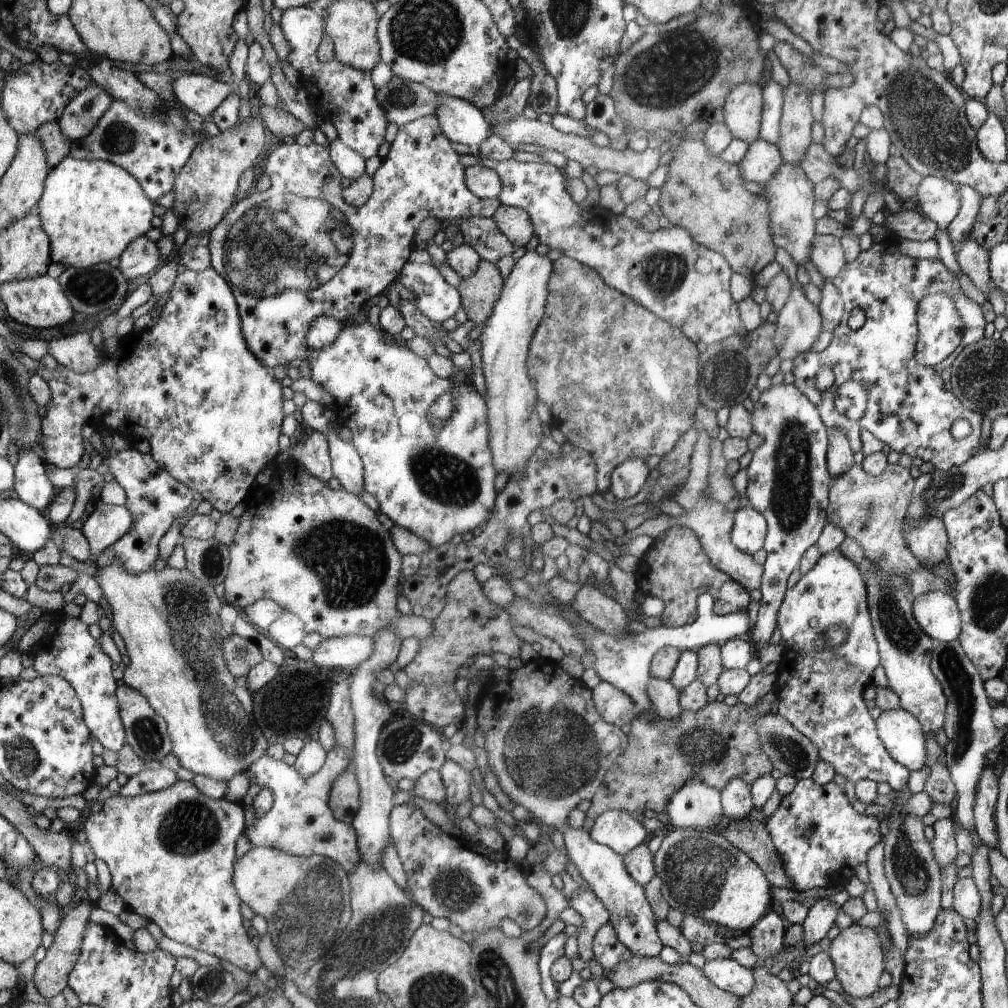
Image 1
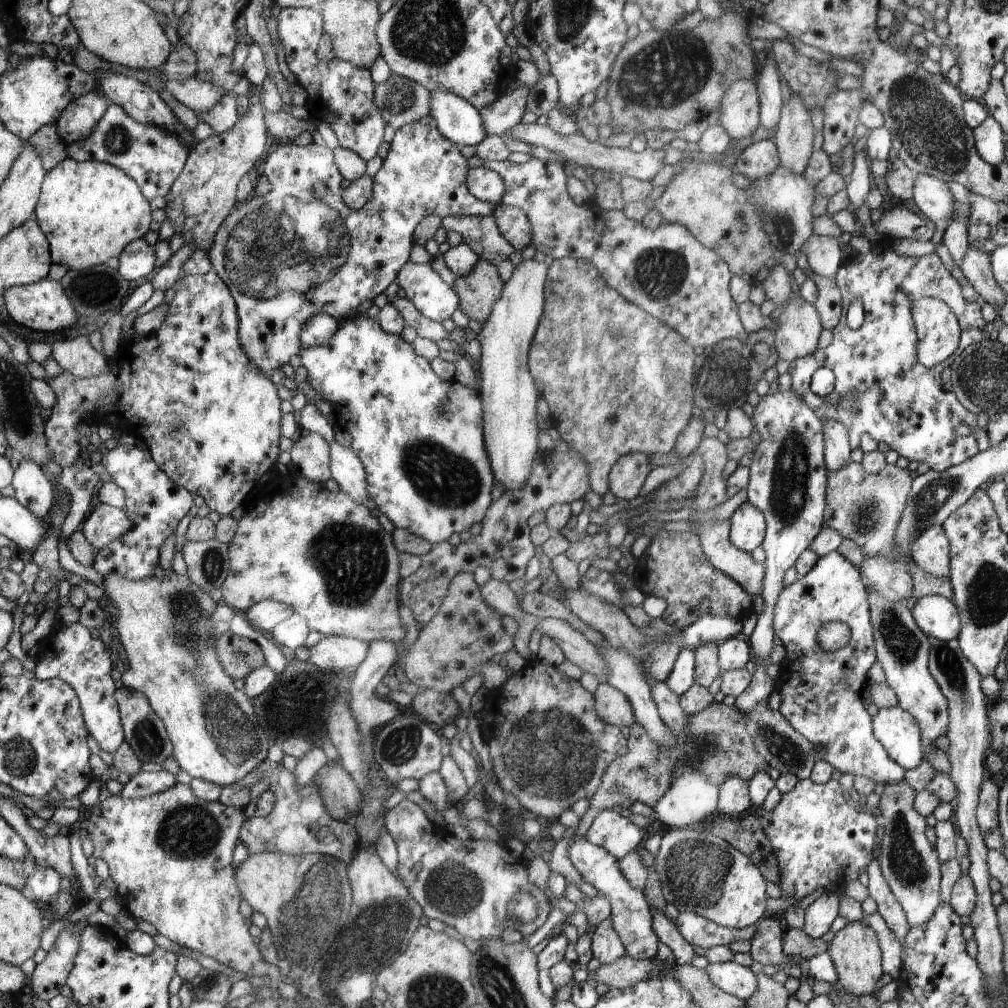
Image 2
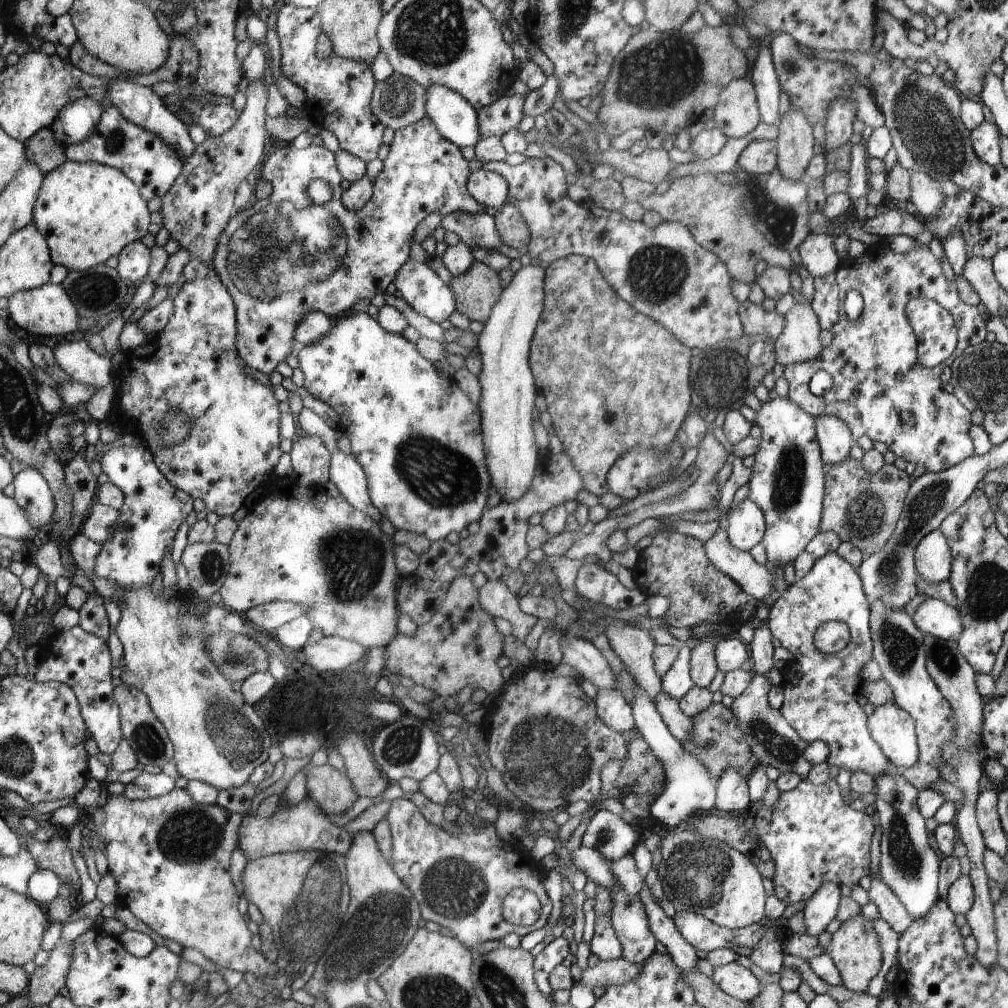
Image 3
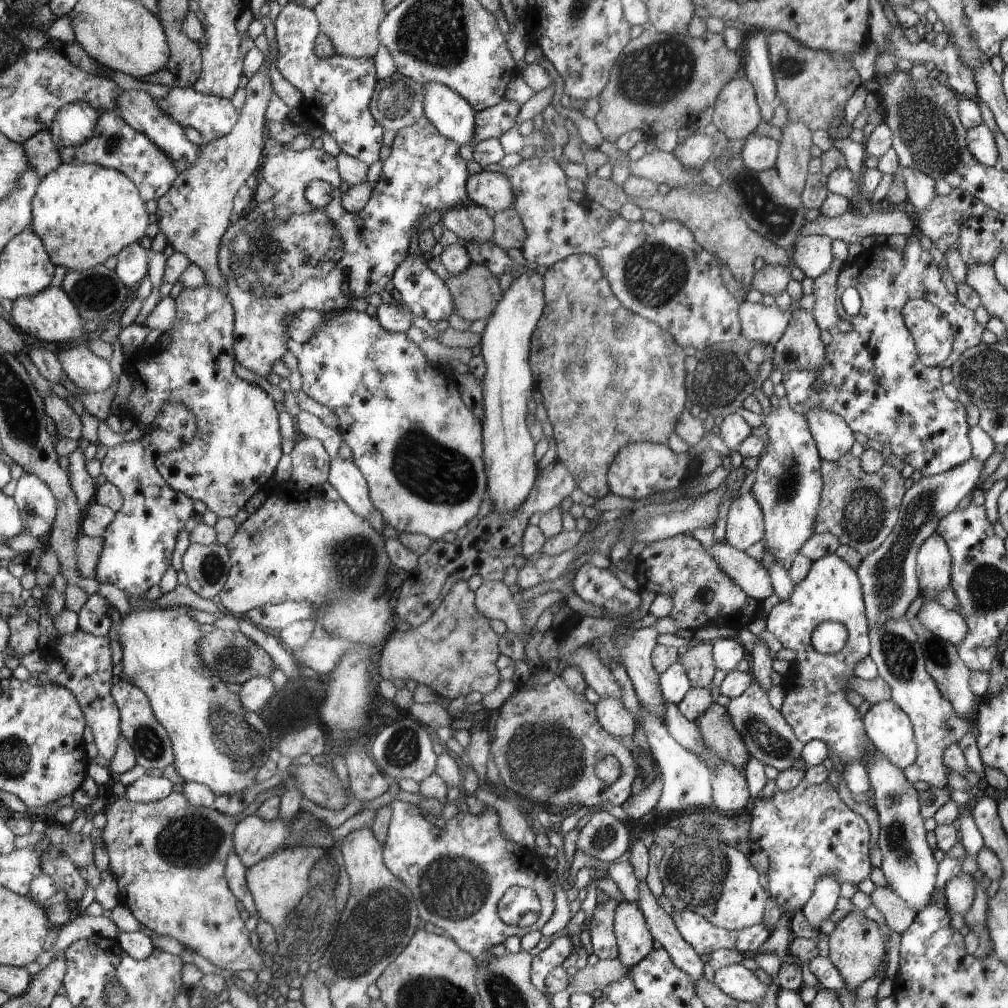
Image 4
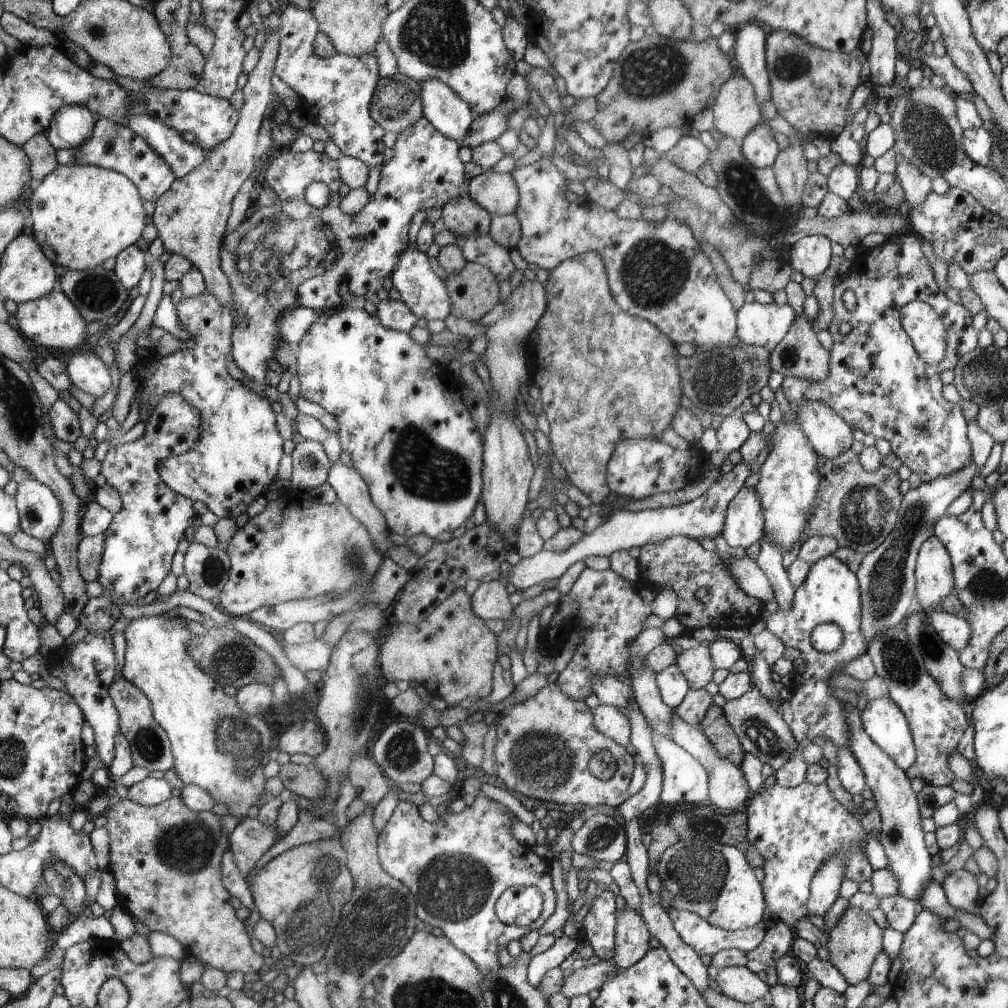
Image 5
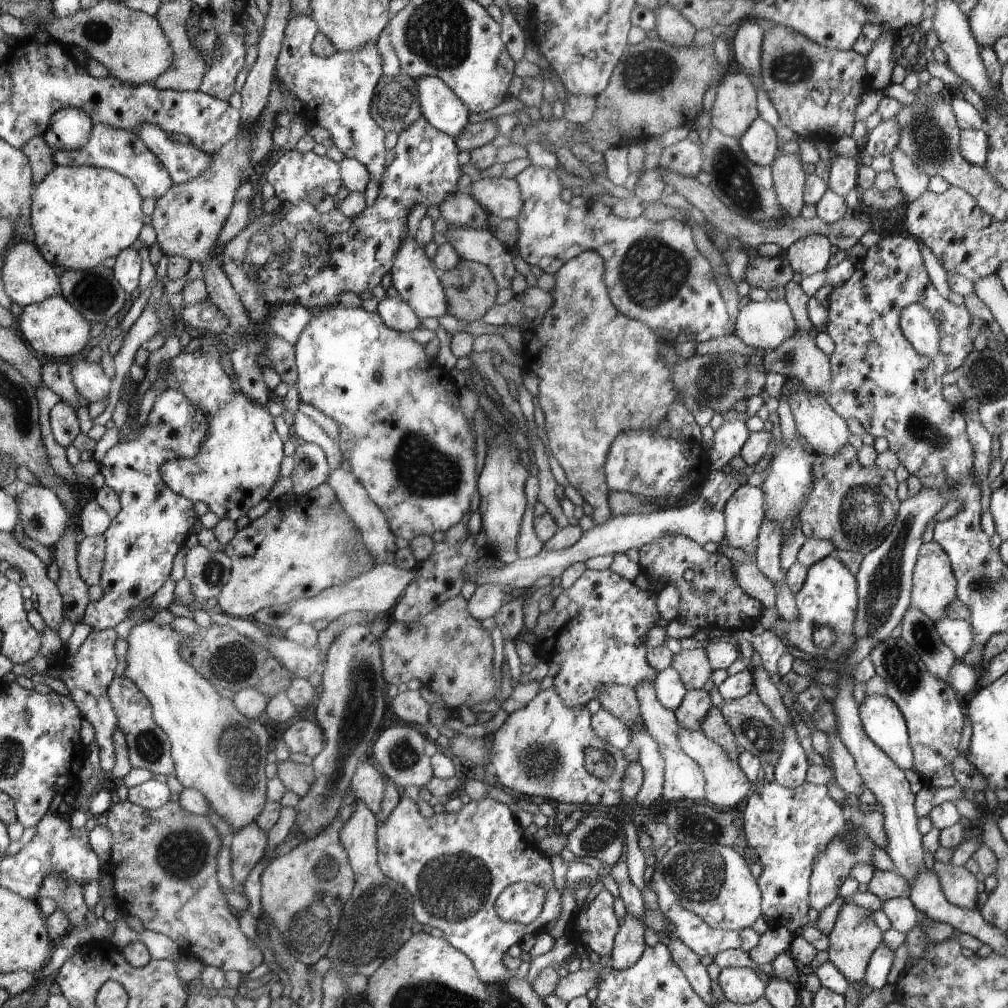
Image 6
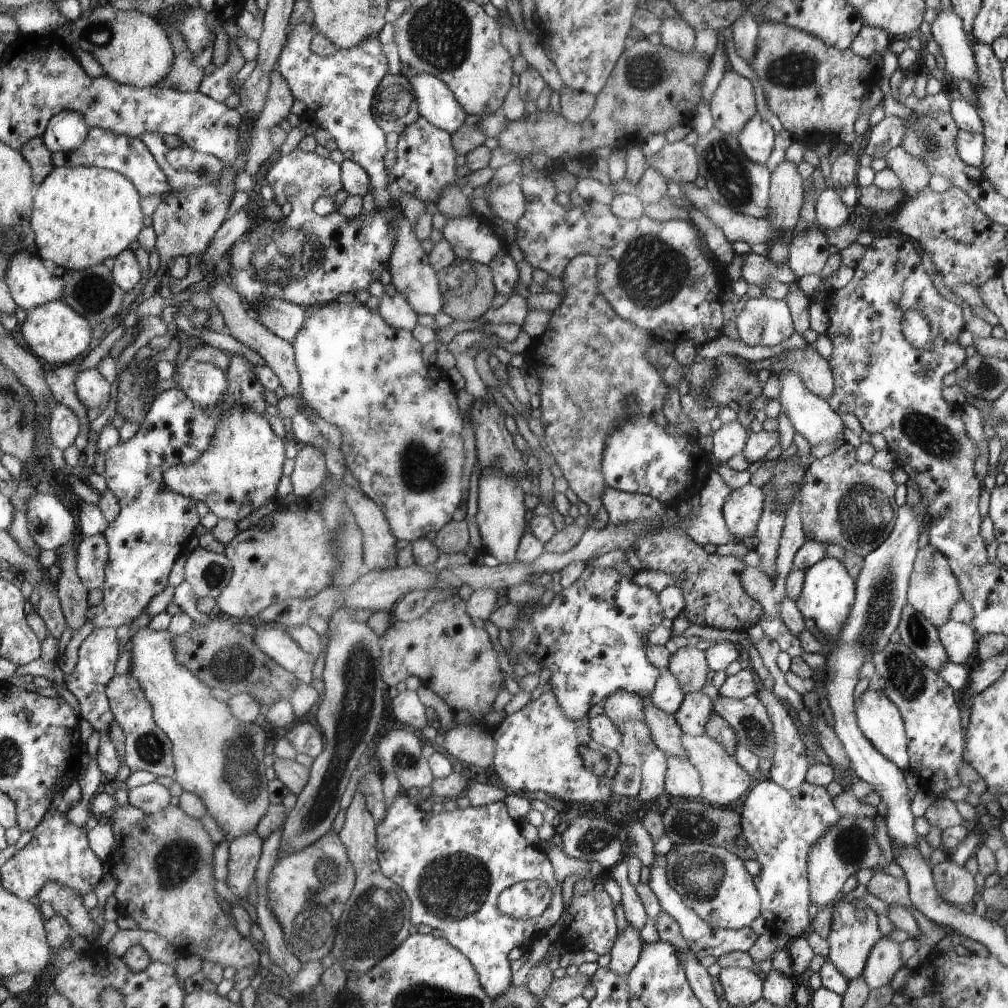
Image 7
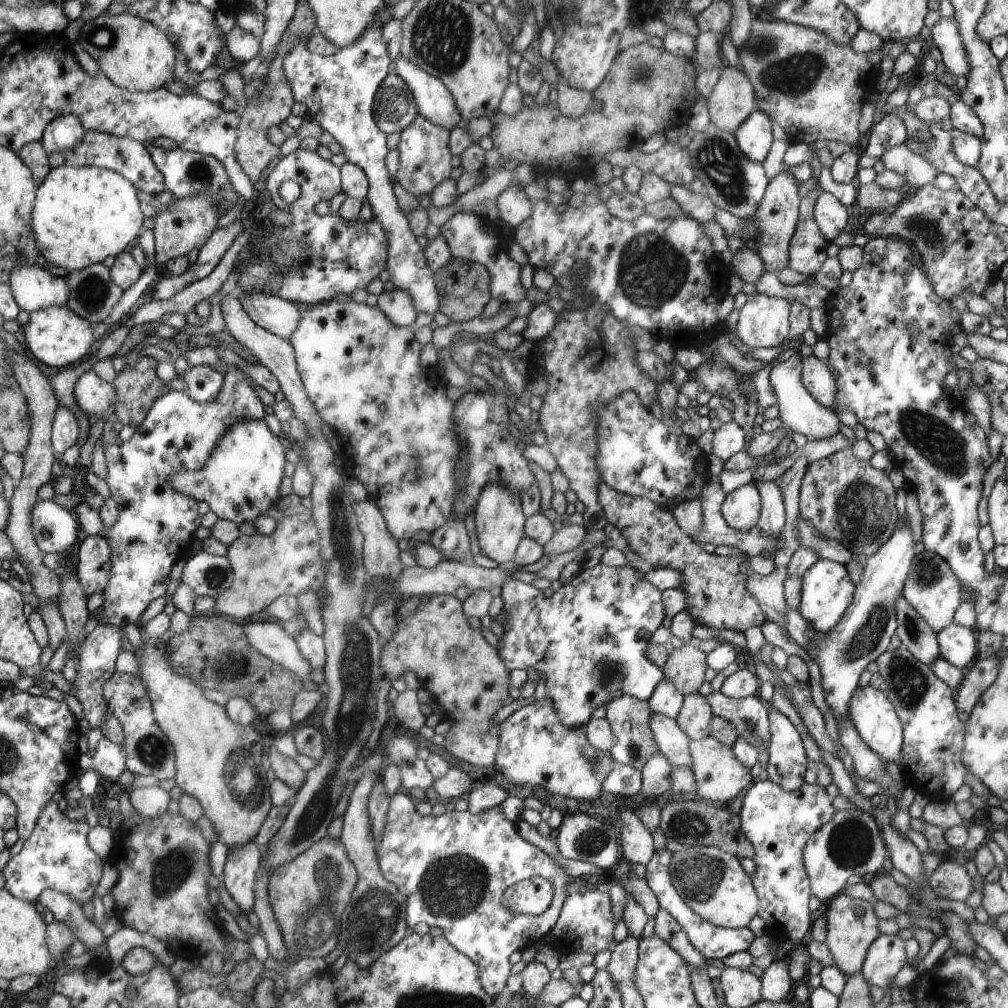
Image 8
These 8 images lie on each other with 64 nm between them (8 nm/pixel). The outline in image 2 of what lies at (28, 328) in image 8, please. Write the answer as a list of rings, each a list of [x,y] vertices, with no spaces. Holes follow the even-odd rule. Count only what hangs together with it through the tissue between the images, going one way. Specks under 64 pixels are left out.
[[[39,280],[38,283],[12,287],[6,296],[7,310],[12,320],[24,328],[38,332],[58,332],[76,324],[76,309],[60,281]]]

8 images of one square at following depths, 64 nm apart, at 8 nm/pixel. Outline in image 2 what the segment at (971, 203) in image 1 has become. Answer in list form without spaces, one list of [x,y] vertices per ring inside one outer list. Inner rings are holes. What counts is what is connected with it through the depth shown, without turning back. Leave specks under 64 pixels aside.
[[[948,180],[946,186],[951,190],[955,200],[958,201],[958,207],[956,218],[947,226],[941,242],[948,248],[954,264],[960,266],[968,249],[971,247],[967,233],[970,210],[967,196],[970,191],[963,184],[952,180]]]

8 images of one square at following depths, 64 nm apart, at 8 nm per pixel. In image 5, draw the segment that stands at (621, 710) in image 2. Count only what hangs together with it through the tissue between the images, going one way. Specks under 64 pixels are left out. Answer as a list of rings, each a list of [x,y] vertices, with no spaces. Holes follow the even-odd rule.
[[[600,705],[593,710],[595,727],[604,736],[611,737],[616,744],[626,747],[631,742],[631,724],[629,718],[612,705]]]

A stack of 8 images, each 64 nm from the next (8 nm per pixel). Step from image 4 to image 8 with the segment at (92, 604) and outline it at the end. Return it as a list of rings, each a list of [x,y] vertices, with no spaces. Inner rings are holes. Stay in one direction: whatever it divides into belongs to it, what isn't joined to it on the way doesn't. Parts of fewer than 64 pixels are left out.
[[[232,367],[232,370],[225,375],[227,379],[224,380],[219,395],[212,402],[198,403],[187,393],[171,390],[154,404],[147,418],[135,428],[135,433],[130,440],[120,446],[113,444],[103,447],[108,469],[105,481],[109,486],[111,497],[118,505],[119,515],[116,524],[103,533],[112,548],[113,565],[108,584],[103,590],[104,604],[92,612],[92,616],[100,618],[100,624],[114,625],[118,628],[134,624],[152,600],[164,596],[170,568],[176,564],[176,560],[180,560],[190,550],[188,546],[194,538],[194,530],[198,530],[200,526],[199,500],[177,491],[169,477],[178,470],[194,471],[202,468],[211,456],[211,452],[217,447],[219,440],[233,425],[244,419],[260,420],[266,414],[265,406],[250,386],[252,380],[248,376],[236,367]]]

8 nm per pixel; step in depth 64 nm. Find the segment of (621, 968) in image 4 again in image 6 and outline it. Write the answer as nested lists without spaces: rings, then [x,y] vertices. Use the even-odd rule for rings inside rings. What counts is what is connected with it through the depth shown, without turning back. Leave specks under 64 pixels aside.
[[[593,966],[593,969],[597,970],[578,969],[576,972],[560,977],[553,988],[553,994],[567,1003],[579,996],[586,995],[590,988],[597,986],[602,967]]]

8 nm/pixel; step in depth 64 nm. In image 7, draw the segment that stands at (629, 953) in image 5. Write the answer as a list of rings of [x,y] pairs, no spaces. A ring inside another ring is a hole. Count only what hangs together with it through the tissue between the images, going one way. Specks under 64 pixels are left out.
[[[628,925],[610,951],[611,961],[607,968],[616,974],[627,975],[639,962],[643,943],[640,931]]]

